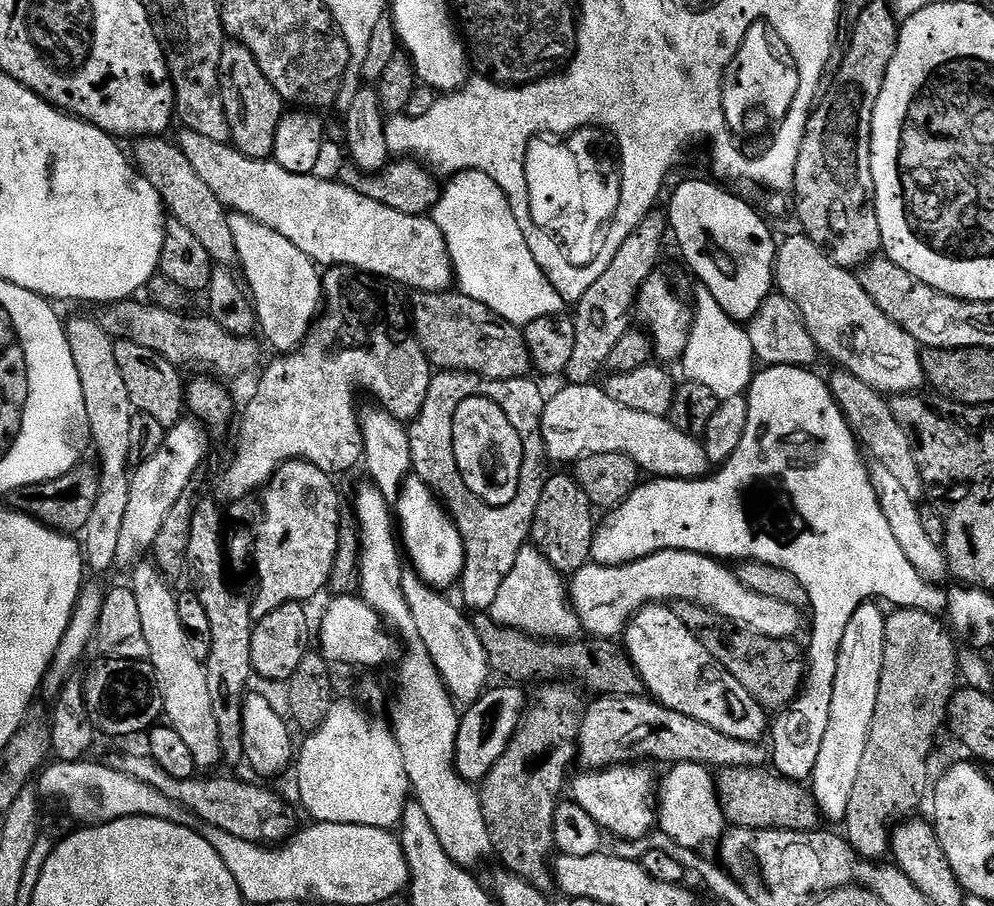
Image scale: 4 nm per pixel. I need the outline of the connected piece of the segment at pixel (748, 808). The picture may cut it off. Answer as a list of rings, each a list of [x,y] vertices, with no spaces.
[[[726,768],[719,773],[716,794],[720,797],[720,808],[729,825],[754,830],[794,830],[814,832],[821,827],[820,807],[811,791],[803,783],[788,780],[785,776],[758,768]]]

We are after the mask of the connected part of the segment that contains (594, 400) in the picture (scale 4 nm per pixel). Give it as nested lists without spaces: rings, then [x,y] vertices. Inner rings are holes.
[[[569,383],[561,392],[547,397],[542,414],[540,433],[544,439],[544,448],[548,451],[549,461],[571,465],[583,456],[594,454],[623,454],[636,463],[637,468],[656,478],[669,480],[699,480],[707,477],[710,463],[703,443],[695,435],[676,429],[671,420],[654,414],[642,414],[642,410],[630,410],[630,406],[622,406],[622,402],[614,402],[599,383],[586,385]]]

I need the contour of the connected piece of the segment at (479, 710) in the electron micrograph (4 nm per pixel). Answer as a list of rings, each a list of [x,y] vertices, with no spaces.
[[[492,686],[481,692],[479,698],[467,705],[466,711],[461,715],[456,739],[456,772],[463,780],[483,781],[484,775],[492,769],[494,762],[498,762],[498,758],[502,758],[506,746],[520,729],[526,707],[525,689],[520,686],[504,687],[508,688]]]

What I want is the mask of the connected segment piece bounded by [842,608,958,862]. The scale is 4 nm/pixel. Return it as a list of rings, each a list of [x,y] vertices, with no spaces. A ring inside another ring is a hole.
[[[895,609],[886,622],[886,658],[882,660],[878,706],[874,706],[874,722],[870,722],[870,738],[866,738],[866,751],[862,754],[862,767],[858,769],[858,782],[854,782],[850,806],[846,806],[846,814],[842,821],[848,843],[865,860],[883,861],[890,852],[890,833],[894,825],[919,813],[916,811],[919,810],[920,803],[923,800],[925,803],[930,792],[928,755],[932,752],[936,731],[942,726],[945,727],[948,704],[957,687],[958,644],[953,633],[946,627],[945,621],[922,610]]]

